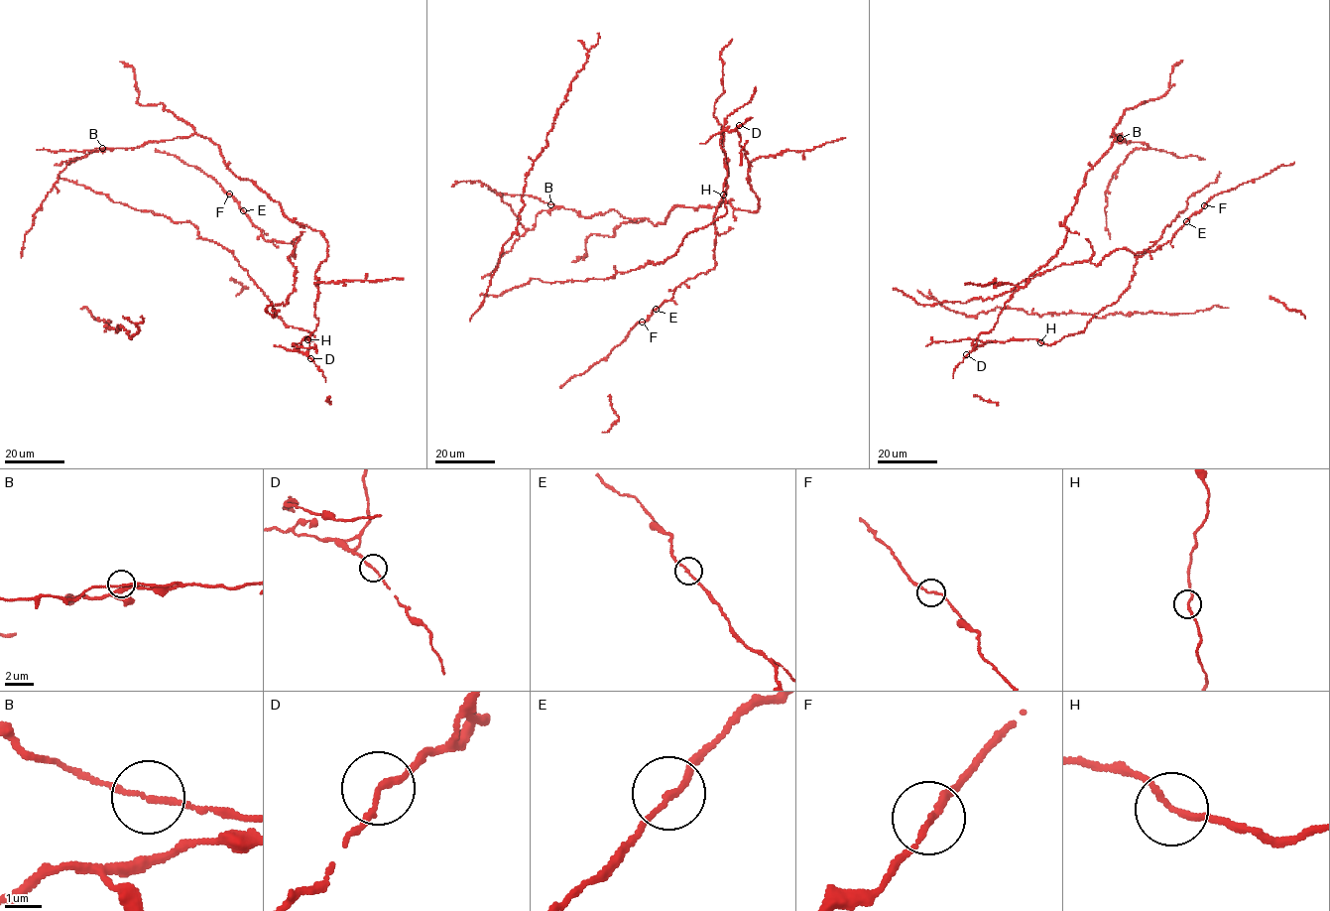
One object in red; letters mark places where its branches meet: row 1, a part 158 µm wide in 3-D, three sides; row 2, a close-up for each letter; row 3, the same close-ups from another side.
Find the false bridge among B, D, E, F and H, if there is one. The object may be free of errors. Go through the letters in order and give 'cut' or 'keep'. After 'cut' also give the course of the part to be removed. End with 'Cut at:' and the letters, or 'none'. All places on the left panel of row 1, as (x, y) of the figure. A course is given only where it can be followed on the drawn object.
B: keep
D: keep
E: keep
F: keep
H: keep
Cut at: none

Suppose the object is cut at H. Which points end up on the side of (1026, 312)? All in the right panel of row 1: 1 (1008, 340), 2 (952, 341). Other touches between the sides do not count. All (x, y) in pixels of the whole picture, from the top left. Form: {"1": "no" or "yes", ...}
{"1": "no", "2": "no"}

